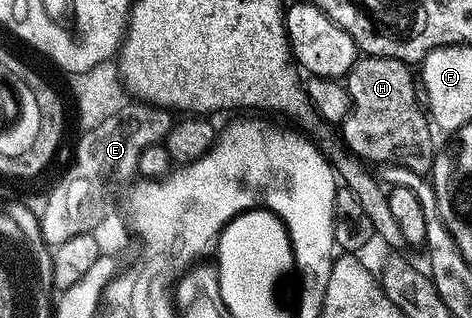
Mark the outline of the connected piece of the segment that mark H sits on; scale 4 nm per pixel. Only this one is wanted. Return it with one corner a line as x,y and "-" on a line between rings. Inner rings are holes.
362,55
358,59
357,63
354,64
353,68
349,71
347,77
347,87
349,90
349,113
345,115
345,119
340,121
339,128
341,128
341,136
345,139
345,144
352,155
360,158
362,161
370,162
369,160
374,160
377,166
383,164
398,164
399,166
407,166
411,170
416,172
428,173
433,167
433,158
435,155
435,149
433,149
433,132
434,129
431,127
430,117
427,115
426,109
423,104
417,100
415,86
417,80
415,79
415,72
410,65
406,64
404,60
397,60
394,56
367,56

